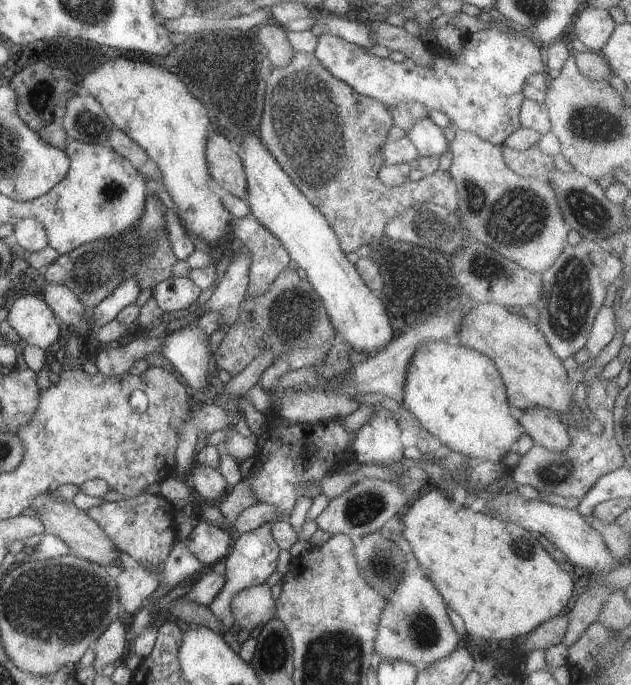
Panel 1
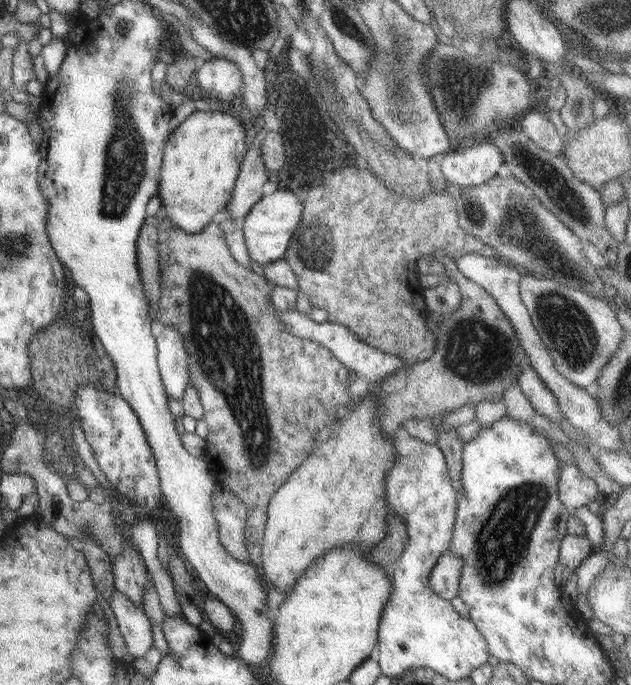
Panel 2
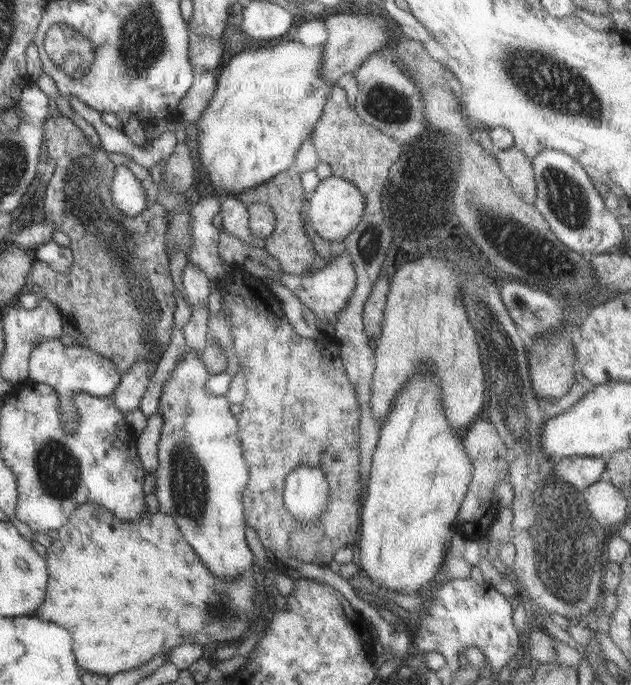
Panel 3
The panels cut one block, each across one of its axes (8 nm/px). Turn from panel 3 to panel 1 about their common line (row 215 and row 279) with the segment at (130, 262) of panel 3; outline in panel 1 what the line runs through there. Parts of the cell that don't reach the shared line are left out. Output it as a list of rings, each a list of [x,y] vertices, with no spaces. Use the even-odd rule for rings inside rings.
[[[147,192],[144,214],[136,222],[136,226],[130,232],[126,232],[122,238],[99,239],[84,243],[82,246],[60,255],[46,268],[36,269],[29,266],[24,272],[19,271],[11,281],[11,289],[9,288],[4,293],[3,308],[9,310],[16,299],[26,295],[37,295],[38,298],[44,300],[46,286],[52,283],[66,285],[86,308],[93,309],[130,276],[138,280],[142,289],[154,288],[157,284],[170,278],[172,266],[177,262],[177,258],[172,252],[170,236],[166,230],[164,207],[155,193]]]

